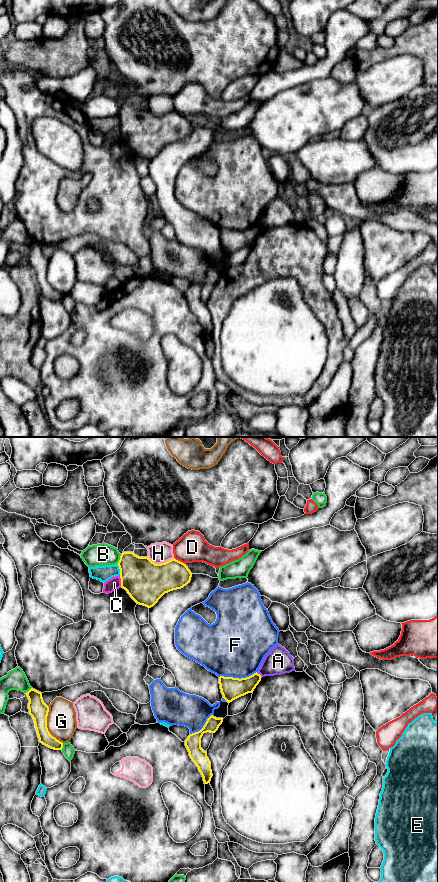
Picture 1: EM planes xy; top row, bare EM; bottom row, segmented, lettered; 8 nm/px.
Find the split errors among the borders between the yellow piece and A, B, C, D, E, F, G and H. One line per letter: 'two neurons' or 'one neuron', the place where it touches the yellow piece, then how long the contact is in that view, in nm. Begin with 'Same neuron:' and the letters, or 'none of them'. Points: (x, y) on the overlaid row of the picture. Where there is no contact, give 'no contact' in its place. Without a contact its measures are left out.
Same neuron: none of them
A: two neurons | xy (259, 674) | 60 nm
B: two neurons | xy (120, 559) | 90 nm
C: two neurons | xy (121, 581) | 100 nm
D: two neurons | xy (179, 561) | 110 nm
E: two neurons | xy (119, 568) | 90 nm
F: two neurons | xy (237, 678) | 300 nm
G: two neurons | xy (46, 726) | 320 nm
H: two neurons | xy (161, 563) | 220 nm

